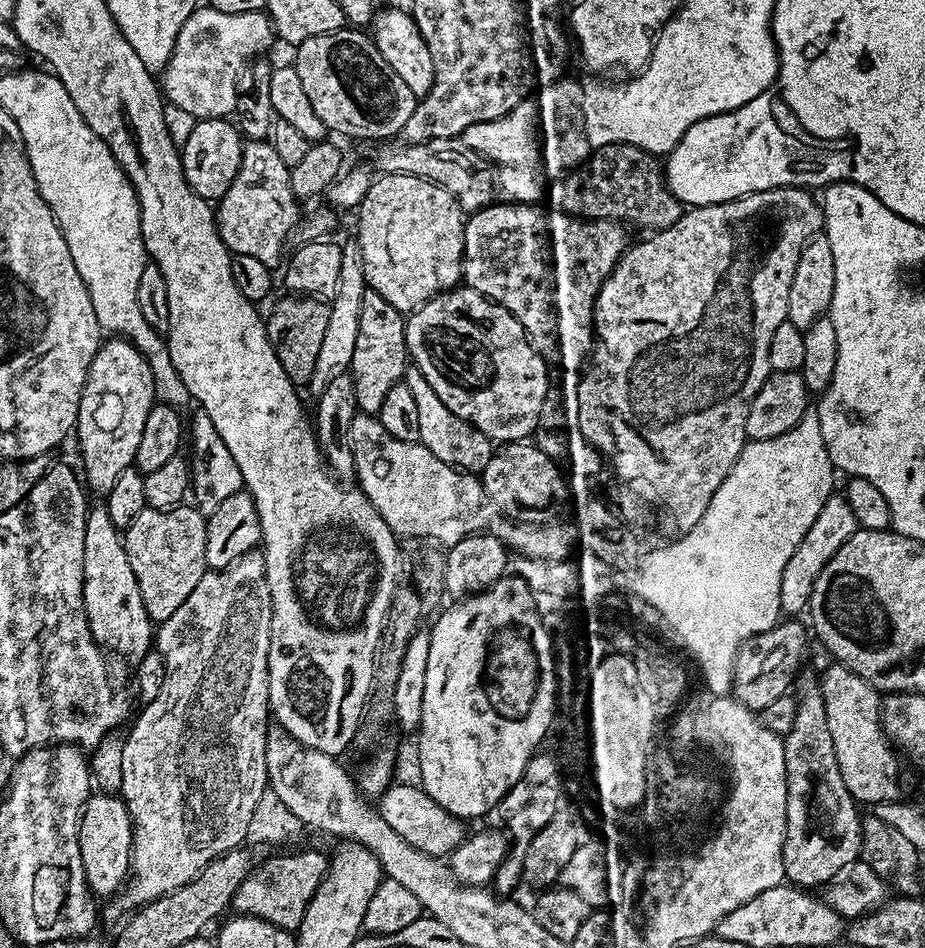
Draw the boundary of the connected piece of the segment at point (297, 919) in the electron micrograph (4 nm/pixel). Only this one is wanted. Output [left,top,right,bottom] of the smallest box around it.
[231,852,329,929]

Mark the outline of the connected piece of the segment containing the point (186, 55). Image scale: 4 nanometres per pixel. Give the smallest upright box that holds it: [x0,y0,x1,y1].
[162,6,273,121]

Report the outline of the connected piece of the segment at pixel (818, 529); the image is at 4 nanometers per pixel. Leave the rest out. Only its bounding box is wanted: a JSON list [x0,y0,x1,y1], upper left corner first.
[779,494,858,618]

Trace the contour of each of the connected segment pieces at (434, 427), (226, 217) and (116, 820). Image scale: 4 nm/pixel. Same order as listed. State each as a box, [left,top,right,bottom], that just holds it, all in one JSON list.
[[406,371,494,474],[215,188,285,269],[78,795,132,897]]

